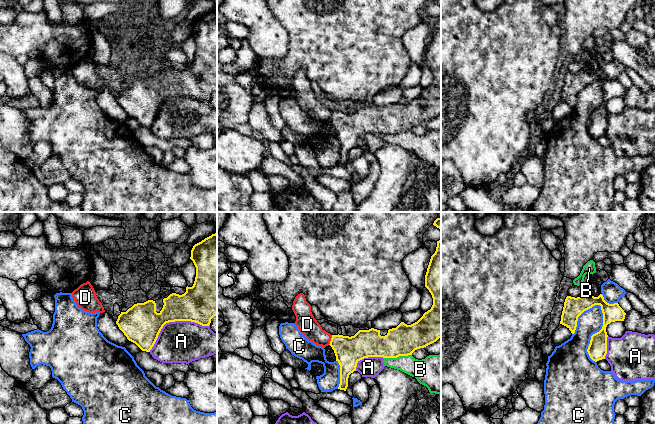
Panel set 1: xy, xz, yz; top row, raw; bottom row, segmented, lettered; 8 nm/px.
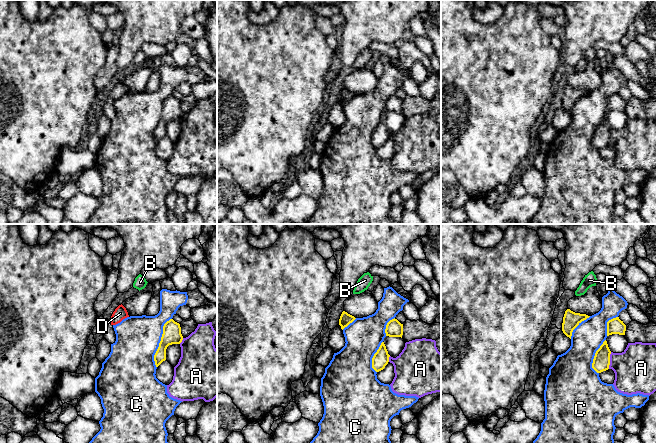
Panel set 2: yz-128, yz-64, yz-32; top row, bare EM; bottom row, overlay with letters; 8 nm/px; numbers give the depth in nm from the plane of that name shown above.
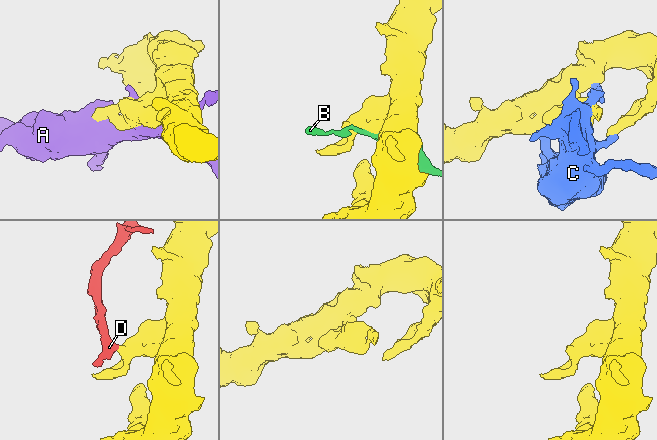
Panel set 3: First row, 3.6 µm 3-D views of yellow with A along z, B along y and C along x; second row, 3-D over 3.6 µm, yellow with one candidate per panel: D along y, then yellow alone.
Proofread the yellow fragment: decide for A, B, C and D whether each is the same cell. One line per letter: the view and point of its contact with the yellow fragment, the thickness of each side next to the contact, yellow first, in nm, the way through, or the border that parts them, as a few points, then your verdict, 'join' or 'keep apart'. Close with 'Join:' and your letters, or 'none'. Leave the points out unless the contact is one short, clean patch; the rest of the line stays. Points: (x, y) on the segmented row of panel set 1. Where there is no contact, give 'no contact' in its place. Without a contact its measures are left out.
A: xy (173, 321) | 300/340 nm | keep apart
B: xz (397, 356) | 240/180 nm | keep apart
C: yz (595, 333) | 160/240 nm | keep apart
D: xz (331, 340) | 220/160 nm | along xz (332, 335), (328, 344) | keep apart
Join: none

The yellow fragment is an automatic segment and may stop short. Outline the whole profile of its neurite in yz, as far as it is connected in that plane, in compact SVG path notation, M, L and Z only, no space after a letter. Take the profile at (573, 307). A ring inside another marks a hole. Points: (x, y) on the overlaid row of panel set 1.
M602 294L598 297L592 295L571 297L567 296L561 315L560 324L566 326L572 334L575 333L578 317L586 310L595 305L600 305L603 313L602 329L591 336L587 352L590 358L597 362L605 359L607 354L607 332L606 327L611 322L624 321L626 313L618 303L609 304L604 300Z

